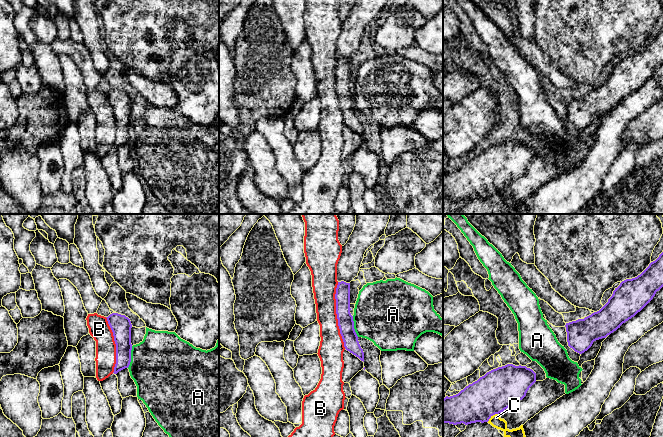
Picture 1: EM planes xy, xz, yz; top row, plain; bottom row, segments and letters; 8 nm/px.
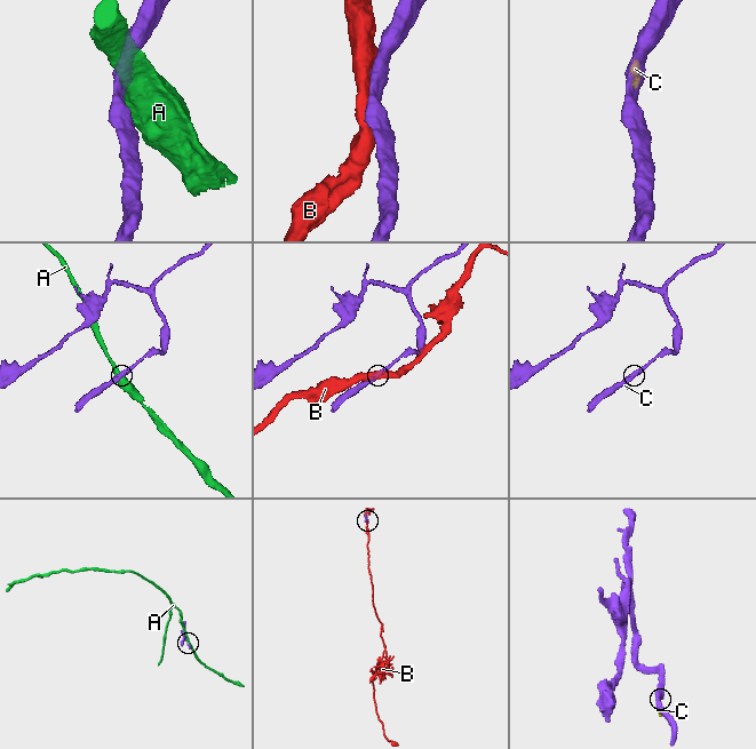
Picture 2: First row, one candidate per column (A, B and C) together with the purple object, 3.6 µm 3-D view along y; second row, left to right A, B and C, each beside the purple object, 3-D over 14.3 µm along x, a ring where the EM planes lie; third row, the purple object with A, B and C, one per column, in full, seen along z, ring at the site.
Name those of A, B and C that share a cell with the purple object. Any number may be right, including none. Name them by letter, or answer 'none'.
none

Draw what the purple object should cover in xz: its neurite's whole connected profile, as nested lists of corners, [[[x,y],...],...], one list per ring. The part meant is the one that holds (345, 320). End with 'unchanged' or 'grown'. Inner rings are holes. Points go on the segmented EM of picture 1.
[[[338,282],[335,299],[338,326],[344,347],[364,362],[364,352],[359,344],[358,336],[354,329],[353,316],[350,313],[350,283]]]; unchanged

